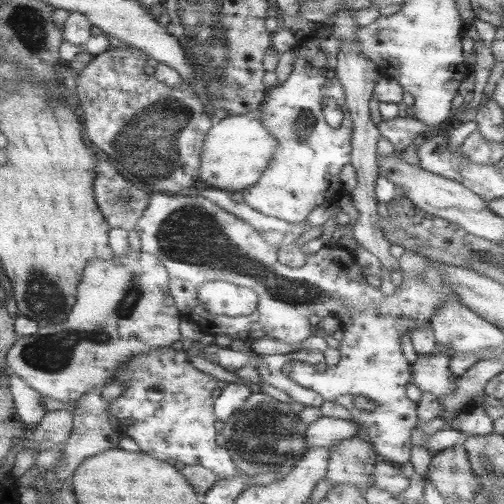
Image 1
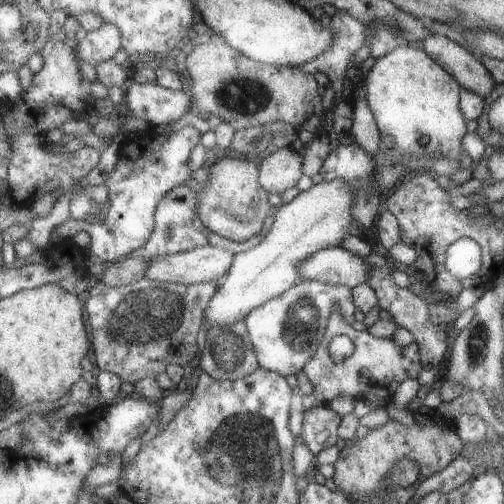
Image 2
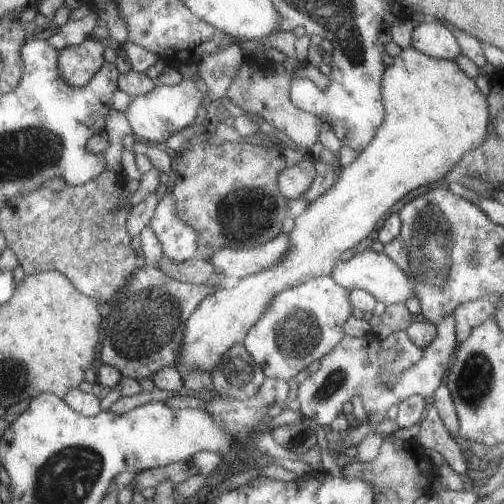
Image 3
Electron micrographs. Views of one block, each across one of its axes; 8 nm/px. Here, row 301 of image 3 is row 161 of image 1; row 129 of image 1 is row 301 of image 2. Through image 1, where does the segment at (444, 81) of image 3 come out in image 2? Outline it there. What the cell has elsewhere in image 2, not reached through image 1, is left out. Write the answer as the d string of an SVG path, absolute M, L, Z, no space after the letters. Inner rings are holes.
M331 180L331 182L319 182L315 186L311 186L309 190L303 190L299 192L289 204L277 208L273 212L273 226L271 230L267 232L267 236L255 244L251 250L247 252L239 252L233 256L233 262L229 266L229 270L225 272L225 276L221 278L221 286L219 286L219 292L215 296L215 300L211 302L211 306L207 308L207 320L209 320L209 328L211 326L231 326L233 322L239 322L239 320L245 320L247 314L259 306L263 306L265 302L277 298L279 294L285 294L289 288L293 288L297 284L297 264L315 254L317 250L325 250L325 248L335 248L339 246L339 242L349 236L347 232L347 226L353 222L351 220L351 214L349 214L349 208L351 208L351 190L347 188L345 182L341 180Z

